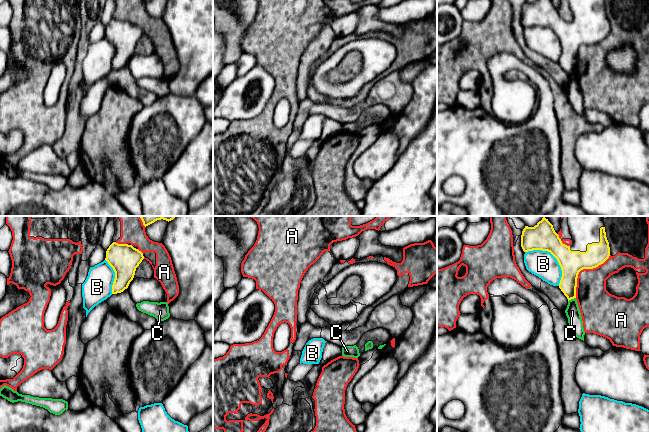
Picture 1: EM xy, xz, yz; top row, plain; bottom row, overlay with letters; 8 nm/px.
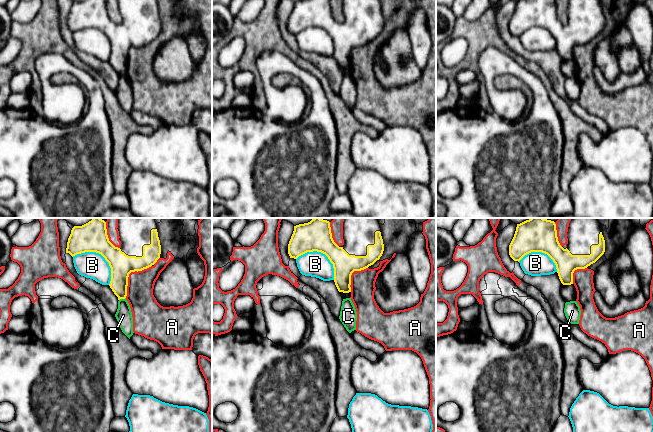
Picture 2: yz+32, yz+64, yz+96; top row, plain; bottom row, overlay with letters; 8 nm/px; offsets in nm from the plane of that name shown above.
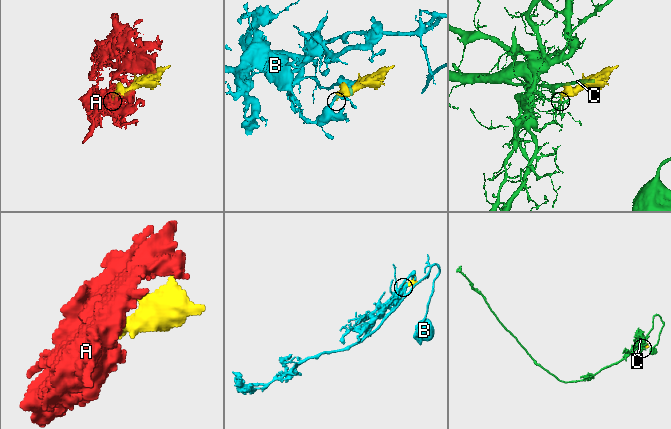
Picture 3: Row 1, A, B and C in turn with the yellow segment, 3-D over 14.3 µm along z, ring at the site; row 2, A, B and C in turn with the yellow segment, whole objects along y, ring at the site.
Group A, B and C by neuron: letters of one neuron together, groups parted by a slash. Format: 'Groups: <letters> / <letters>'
Groups: A / B / C

